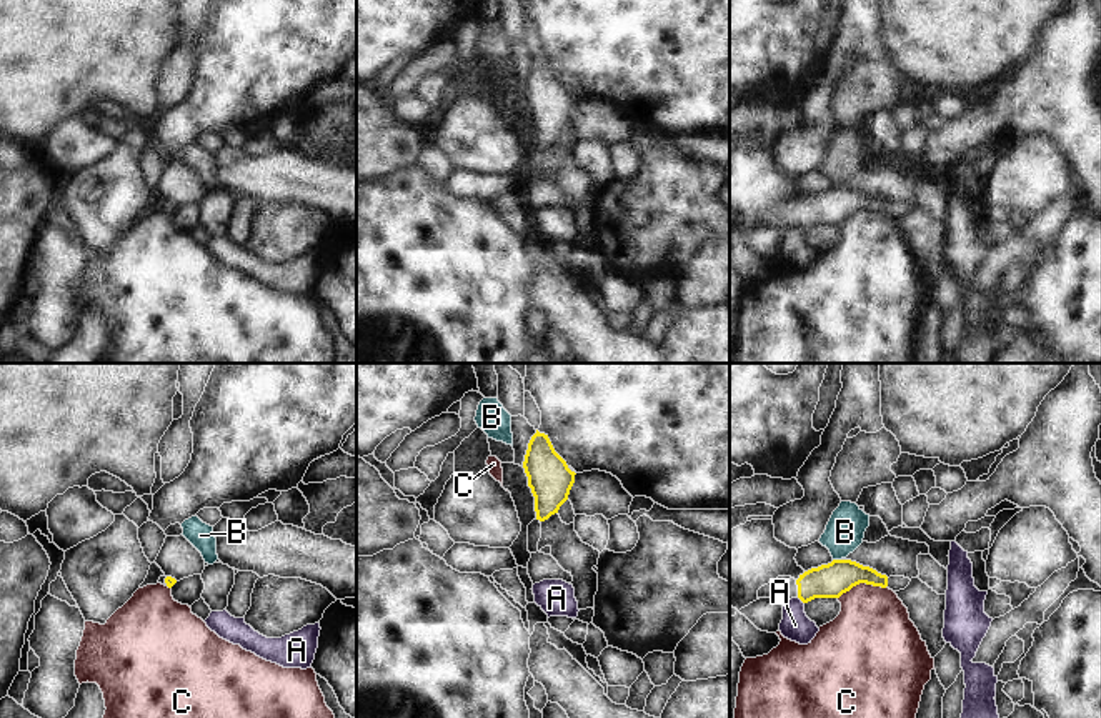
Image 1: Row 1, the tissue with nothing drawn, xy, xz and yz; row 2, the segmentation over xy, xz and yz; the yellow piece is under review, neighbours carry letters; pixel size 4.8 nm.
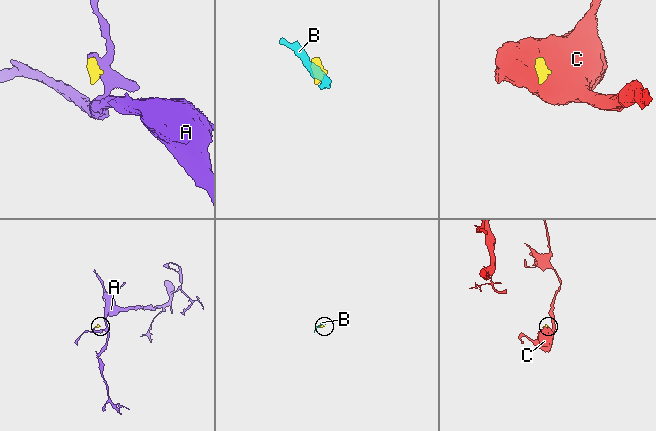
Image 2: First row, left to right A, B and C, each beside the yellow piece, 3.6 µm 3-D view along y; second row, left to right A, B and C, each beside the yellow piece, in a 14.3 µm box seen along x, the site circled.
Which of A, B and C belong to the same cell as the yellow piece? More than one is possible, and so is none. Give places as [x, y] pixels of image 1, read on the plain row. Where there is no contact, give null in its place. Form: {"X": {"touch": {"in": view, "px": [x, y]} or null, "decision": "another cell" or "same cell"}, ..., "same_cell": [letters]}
{"A": {"touch": {"in": "yz", "px": [800, 225]}, "decision": "another cell"}, "B": {"touch": {"in": "yz", "px": [836, 187]}, "decision": "another cell"}, "C": {"touch": {"in": "yz", "px": [861, 209]}, "decision": "another cell"}, "same_cell": []}

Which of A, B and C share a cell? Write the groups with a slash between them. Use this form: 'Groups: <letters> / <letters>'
Groups: A / B / C.

